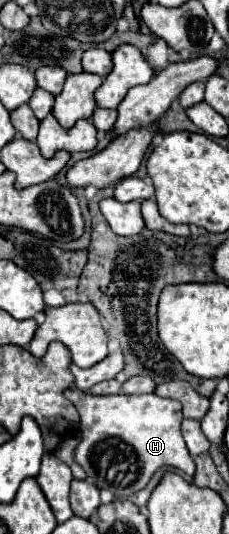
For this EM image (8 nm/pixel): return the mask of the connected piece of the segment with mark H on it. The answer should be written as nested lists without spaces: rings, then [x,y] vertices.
[[[68,389],[66,399],[82,417],[82,441],[76,447],[76,461],[86,475],[98,481],[98,489],[108,489],[124,499],[148,485],[160,467],[174,467],[194,475],[196,465],[180,433],[182,405],[158,395],[88,395],[80,389]]]

